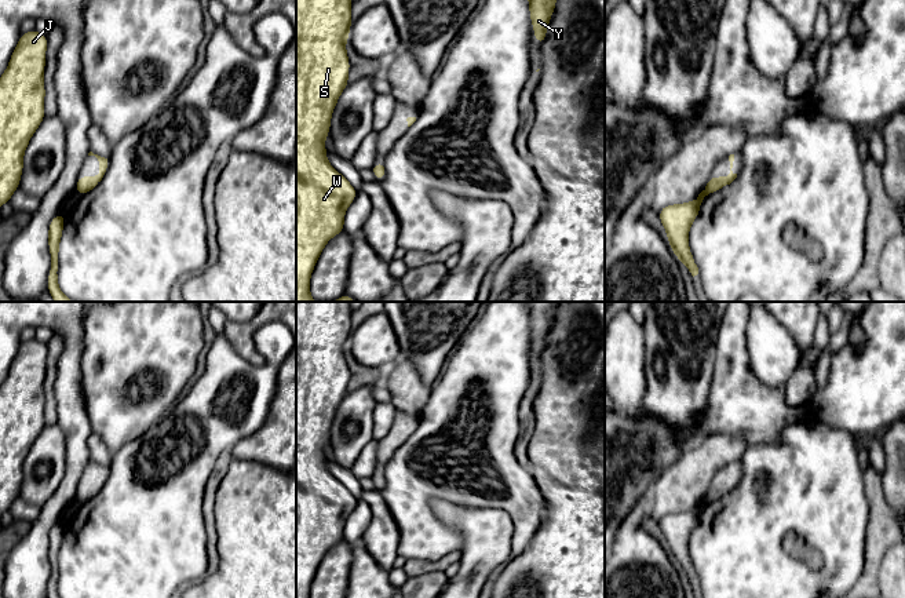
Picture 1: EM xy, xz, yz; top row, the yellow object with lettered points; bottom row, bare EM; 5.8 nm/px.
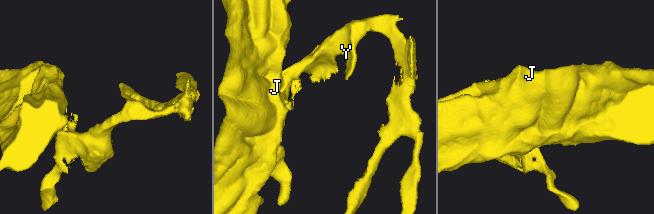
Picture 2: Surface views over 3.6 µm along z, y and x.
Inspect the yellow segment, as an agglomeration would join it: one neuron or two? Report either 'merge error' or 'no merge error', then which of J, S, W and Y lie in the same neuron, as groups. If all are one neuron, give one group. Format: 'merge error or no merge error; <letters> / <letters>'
no merge error; J S W Y

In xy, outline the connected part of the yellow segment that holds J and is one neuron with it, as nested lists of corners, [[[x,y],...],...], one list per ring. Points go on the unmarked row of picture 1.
[[[36,338],[21,342],[8,375],[0,386],[0,515],[10,511],[19,496],[25,459],[45,426],[43,384],[47,353],[47,344]]]

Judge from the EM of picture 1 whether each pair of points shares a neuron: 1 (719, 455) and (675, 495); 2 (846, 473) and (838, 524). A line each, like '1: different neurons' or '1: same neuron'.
1: same neuron
2: same neuron

